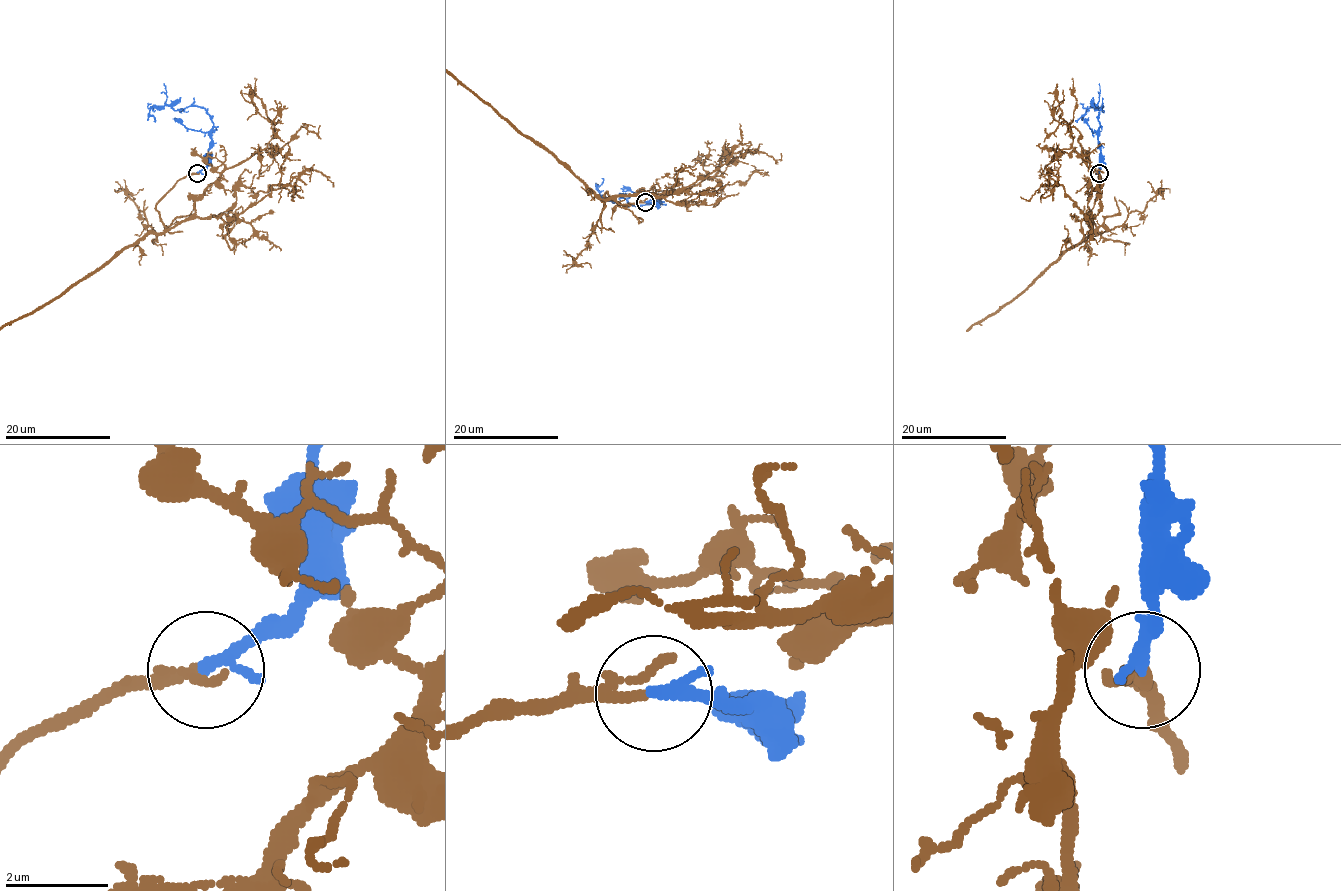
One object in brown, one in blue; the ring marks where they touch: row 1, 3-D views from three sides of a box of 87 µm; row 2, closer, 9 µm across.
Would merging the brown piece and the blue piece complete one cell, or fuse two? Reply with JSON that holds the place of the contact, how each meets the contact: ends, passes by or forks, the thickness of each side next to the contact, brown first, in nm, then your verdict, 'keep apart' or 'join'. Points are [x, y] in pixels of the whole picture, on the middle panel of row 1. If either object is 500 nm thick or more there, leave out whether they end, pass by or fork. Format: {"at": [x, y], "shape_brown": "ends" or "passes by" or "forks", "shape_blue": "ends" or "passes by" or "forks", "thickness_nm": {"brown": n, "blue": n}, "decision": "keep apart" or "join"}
{"at": [645, 202], "shape_brown": "passes by", "shape_blue": "passes by", "thickness_nm": {"brown": 150, "blue": 180}, "decision": "join"}

